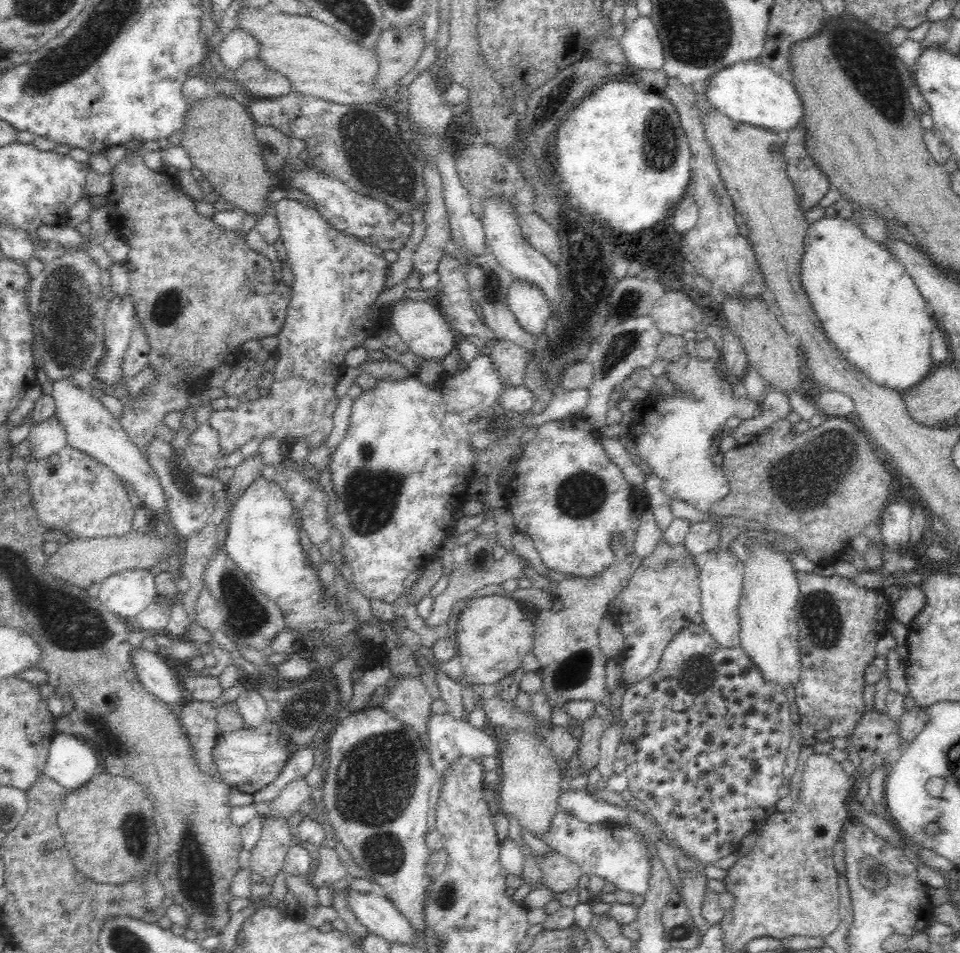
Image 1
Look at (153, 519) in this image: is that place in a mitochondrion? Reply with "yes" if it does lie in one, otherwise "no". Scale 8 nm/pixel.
no

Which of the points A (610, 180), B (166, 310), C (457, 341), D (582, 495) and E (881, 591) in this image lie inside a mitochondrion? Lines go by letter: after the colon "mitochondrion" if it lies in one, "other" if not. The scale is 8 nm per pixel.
A: other
B: mitochondrion
C: other
D: mitochondrion
E: other

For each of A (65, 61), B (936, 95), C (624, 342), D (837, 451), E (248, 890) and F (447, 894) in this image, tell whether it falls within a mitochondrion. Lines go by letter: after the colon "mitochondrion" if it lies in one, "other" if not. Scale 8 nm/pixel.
A: mitochondrion
B: other
C: mitochondrion
D: mitochondrion
E: other
F: mitochondrion

